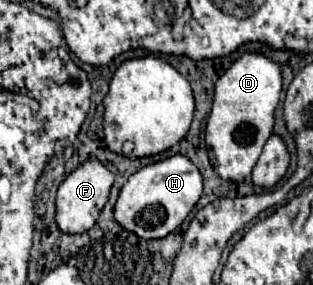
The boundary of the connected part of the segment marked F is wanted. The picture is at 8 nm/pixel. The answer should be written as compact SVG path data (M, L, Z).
M97 159L85 161L75 171L71 171L67 175L67 179L57 189L55 221L57 221L59 231L61 233L83 233L83 231L89 231L95 225L103 205L109 199L109 191L111 191L113 179L115 179L113 173Z

